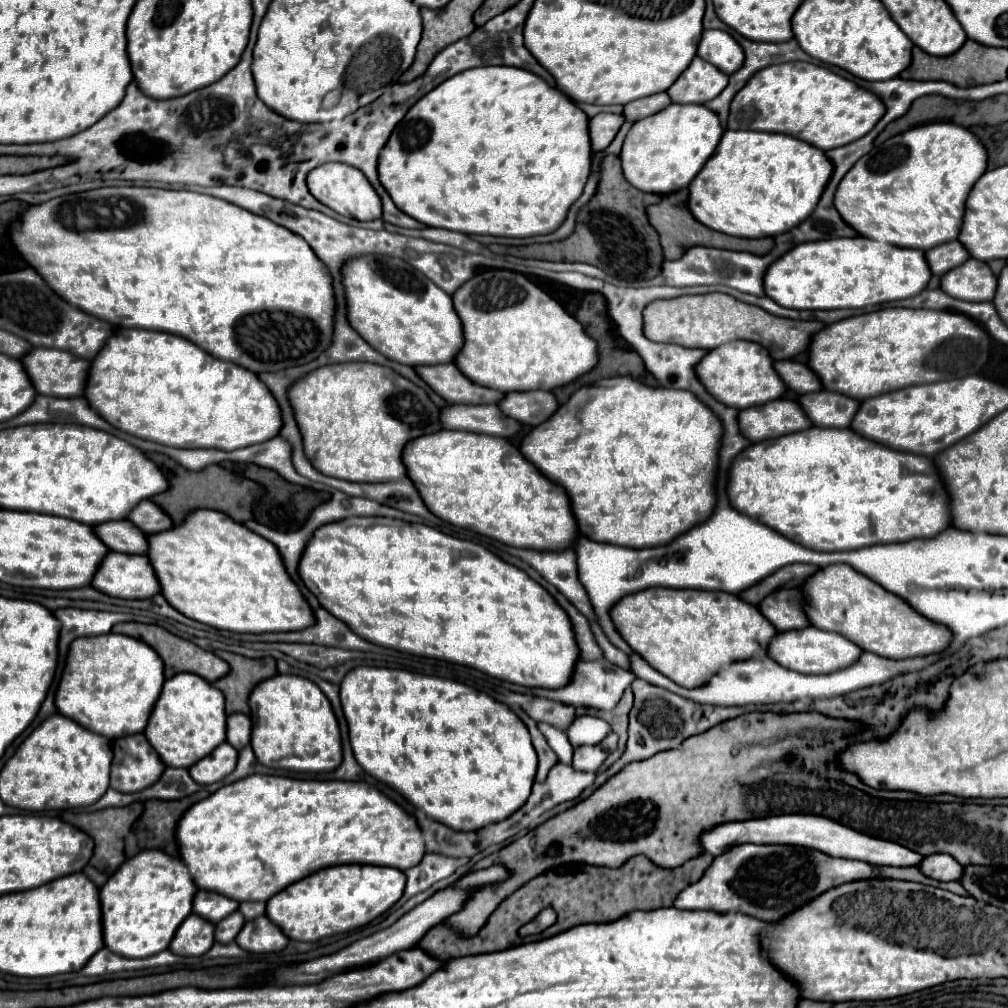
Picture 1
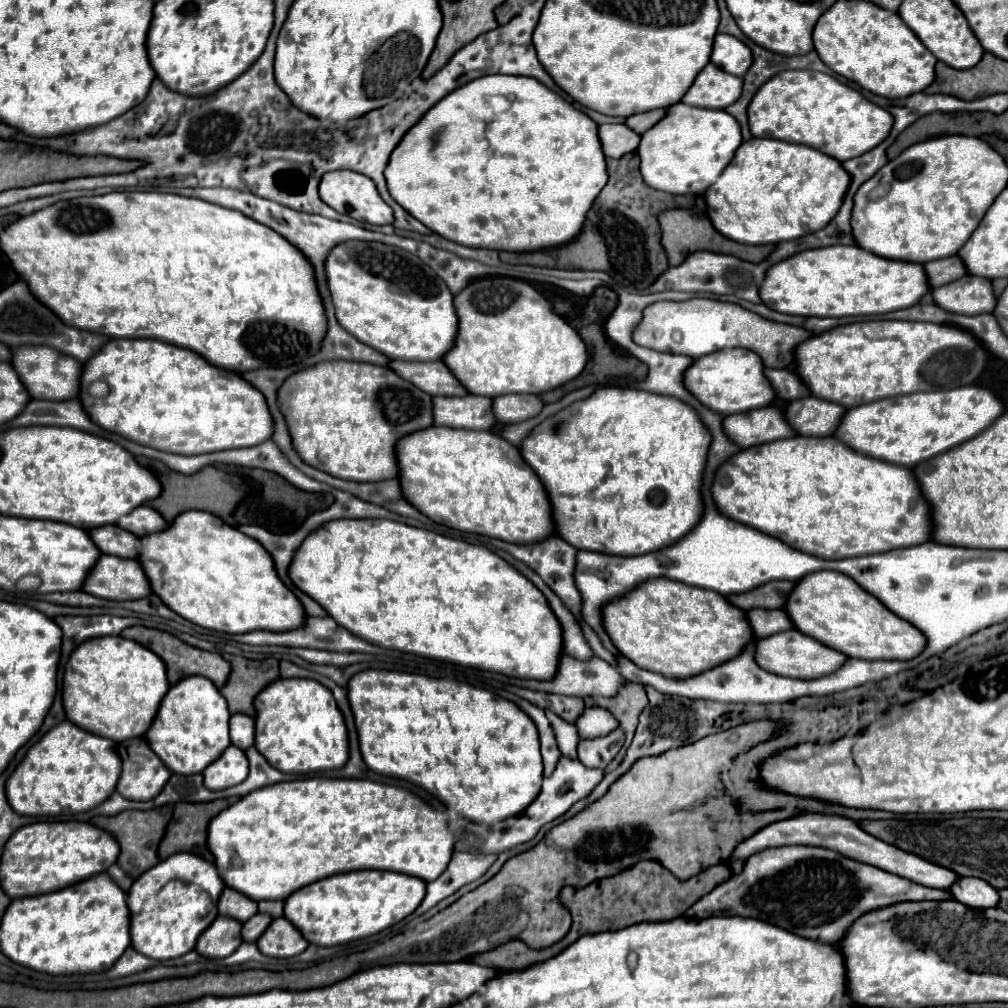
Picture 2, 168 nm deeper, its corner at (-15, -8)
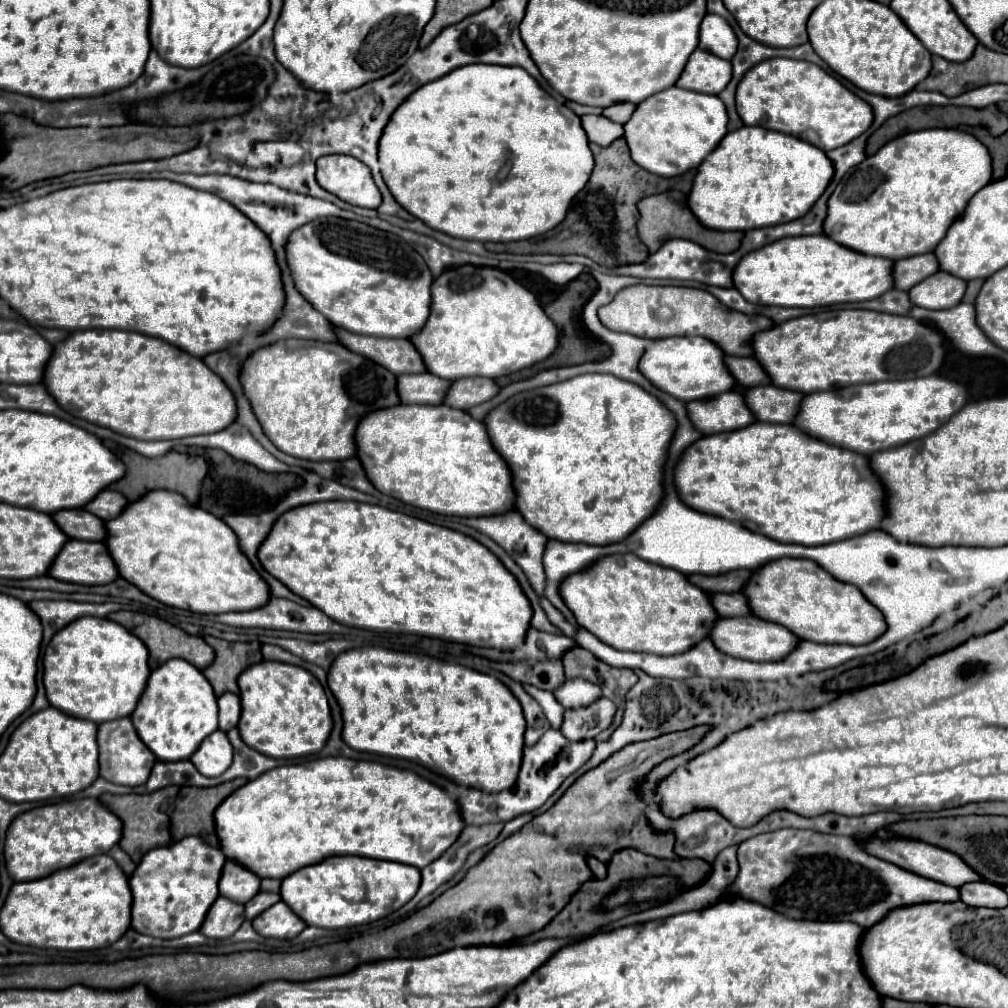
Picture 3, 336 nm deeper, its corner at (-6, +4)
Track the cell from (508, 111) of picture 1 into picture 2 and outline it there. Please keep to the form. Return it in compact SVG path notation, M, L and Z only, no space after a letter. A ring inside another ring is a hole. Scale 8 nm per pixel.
M485 75L441 99L407 131L385 169L387 187L405 211L459 245L497 251L537 251L561 245L579 233L589 207L607 183L597 129L591 117L537 79Z

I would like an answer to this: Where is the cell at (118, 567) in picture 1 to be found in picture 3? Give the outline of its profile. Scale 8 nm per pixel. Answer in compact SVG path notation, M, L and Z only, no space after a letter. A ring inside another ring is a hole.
M68 539L50 567L50 577L78 585L104 585L118 579L118 571L106 545Z

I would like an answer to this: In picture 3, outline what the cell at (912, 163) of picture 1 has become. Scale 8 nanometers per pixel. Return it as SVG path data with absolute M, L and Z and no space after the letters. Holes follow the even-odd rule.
M924 129L900 135L888 141L878 153L866 157L850 175L846 175L828 199L824 235L836 243L858 249L866 255L898 261L910 255L924 255L944 239L948 227L964 213L968 201L992 179L992 159L988 149L972 135L956 129Z

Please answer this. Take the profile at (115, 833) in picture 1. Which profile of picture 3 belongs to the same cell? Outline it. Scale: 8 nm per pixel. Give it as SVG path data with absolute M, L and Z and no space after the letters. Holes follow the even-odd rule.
M164 787L164 789L158 789L148 795L134 795L134 793L130 793L130 795L110 795L110 793L100 795L100 801L122 819L124 829L122 829L120 847L132 857L134 863L140 863L142 855L148 853L150 849L154 849L156 845L162 847L172 841L168 807L170 807L170 797L176 797L176 793L178 793L178 787Z

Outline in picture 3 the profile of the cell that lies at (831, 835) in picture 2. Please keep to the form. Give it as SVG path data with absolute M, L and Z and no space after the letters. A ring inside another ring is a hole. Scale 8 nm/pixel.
M870 839L870 843L864 843L866 847L862 847L864 851L868 851L874 857L880 857L884 861L890 861L906 871L912 871L920 877L950 885L950 887L962 887L962 883L974 883L974 881L984 881L976 871L970 871L970 867L966 867L966 863L962 863L962 859L958 859L958 855L954 855L952 851L942 851L942 847L930 847L930 843L922 843L922 841L914 841L914 839L890 839L890 841L880 841L880 839Z

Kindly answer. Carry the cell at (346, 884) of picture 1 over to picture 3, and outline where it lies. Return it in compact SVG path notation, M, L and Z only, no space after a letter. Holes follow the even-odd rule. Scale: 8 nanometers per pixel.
M340 855L304 867L282 881L282 901L308 925L338 929L376 921L408 903L420 887L420 869L394 861Z

